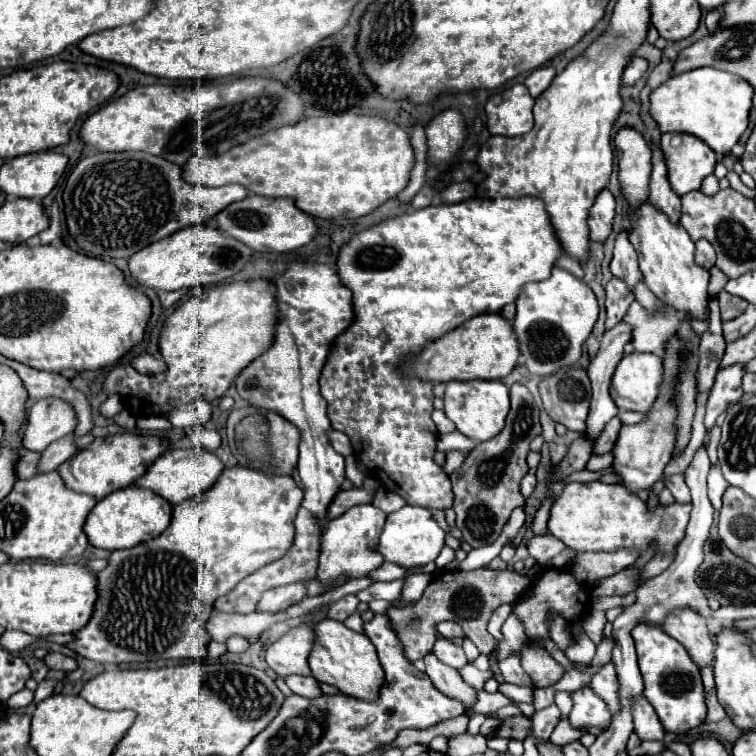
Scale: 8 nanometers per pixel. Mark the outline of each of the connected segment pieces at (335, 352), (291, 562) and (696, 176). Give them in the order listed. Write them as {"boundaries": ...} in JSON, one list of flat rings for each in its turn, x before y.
{"boundaries":[[[475,198,459,204,433,204,387,218,339,248,337,274,341,284,353,292,355,318,331,346,321,372,321,394,327,400,331,426,349,436,355,458,383,488,397,492,413,506,439,510,453,506,449,476,433,462,439,438,431,420,433,382,409,376,401,366,409,356,421,354,425,344,439,340,465,320,483,312,499,312,517,298,525,282,549,278,559,256,561,248,539,198]],[[301,506,297,512,297,518,295,518,295,542,289,548,289,552,285,556,281,556,279,560,259,568,245,580,241,580,229,594,217,598,213,608,217,612,227,612,227,614,251,614,251,612,255,612,255,606,265,590,293,584,293,582,313,580,317,576,317,558,321,554,321,532,323,532,323,526,319,524,319,520,307,508]],[[667,132,659,146,667,158,669,182,677,194,699,190,703,178,713,174,717,166,717,152,693,134]]]}

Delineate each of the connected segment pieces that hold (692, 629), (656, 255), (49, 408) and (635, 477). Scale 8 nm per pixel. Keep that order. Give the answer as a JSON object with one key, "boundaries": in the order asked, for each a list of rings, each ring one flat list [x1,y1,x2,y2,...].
{"boundaries":[[[679,608,667,614,663,620,663,630,679,640,697,662,699,668,713,662,713,640,707,628,707,620,691,608]],[[649,200,631,210,629,222,631,222,629,240,633,242,633,246,637,250,639,268,643,272,645,284,651,288,651,292,661,302,675,306,681,314,689,312,697,320,707,320,709,272,695,264,695,244,689,238,687,230,679,222,675,224,669,218,665,218,665,214,661,210,657,210]],[[43,398,29,410,23,434,23,448,31,452,43,452,51,442,71,434,73,426,75,418,69,406,57,402,57,398]],[[679,338,671,340,663,350,665,356,665,380,661,384,661,396,653,404,653,410,647,414,647,422,641,424,623,424,619,438,613,448,613,472,621,478,619,484,637,494,639,490,649,490,661,476,665,466,673,456,673,406,669,406,669,394,673,388,673,376,681,370,681,344]]]}

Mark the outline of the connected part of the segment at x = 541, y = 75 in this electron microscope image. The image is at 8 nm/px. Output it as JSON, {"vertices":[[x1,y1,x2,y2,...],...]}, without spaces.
{"vertices":[[541,66,541,68,533,70,533,72,525,78,525,86,527,86,529,92,533,94,533,98,537,98,537,96,541,96,541,94,549,88,549,84,551,84,553,78,555,78,555,68,551,68,551,66]]}

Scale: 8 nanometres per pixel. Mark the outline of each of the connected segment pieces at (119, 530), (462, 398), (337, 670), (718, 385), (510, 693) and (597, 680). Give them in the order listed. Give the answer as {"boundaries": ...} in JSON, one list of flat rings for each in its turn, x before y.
{"boundaries":[[[129,486,123,490,115,490,97,502,97,506,87,516,85,534,89,538,89,544,97,548,105,548,105,550,131,548,159,536,169,526,171,512,173,512,173,506,163,496,147,488]],[[453,380,445,390,445,414,455,422,457,430,475,442,485,442,497,436,505,426,509,412,509,388,501,380]],[[325,618,313,626,315,638,313,648,309,652,309,668,317,682,325,682,337,686,343,694,359,698,359,700,373,700,377,698,377,690,381,688,385,672,377,662,375,646,369,642,367,636,349,630,343,622]],[[743,364,729,366,725,370,719,370,715,376,715,384,711,388,711,396,707,400,707,414,705,414,705,428,711,430,715,426,715,420,721,412,729,408,729,404,735,404,741,400,741,378,745,370]],[[504,683,499,685,498,691,509,699,523,703,533,703,533,686,522,687,515,684]],[[609,660,607,664,601,666,601,670,593,676,591,680,591,690,607,704,611,716,615,716,621,708,619,704,619,692,617,692,617,672,615,672,615,664]]]}

